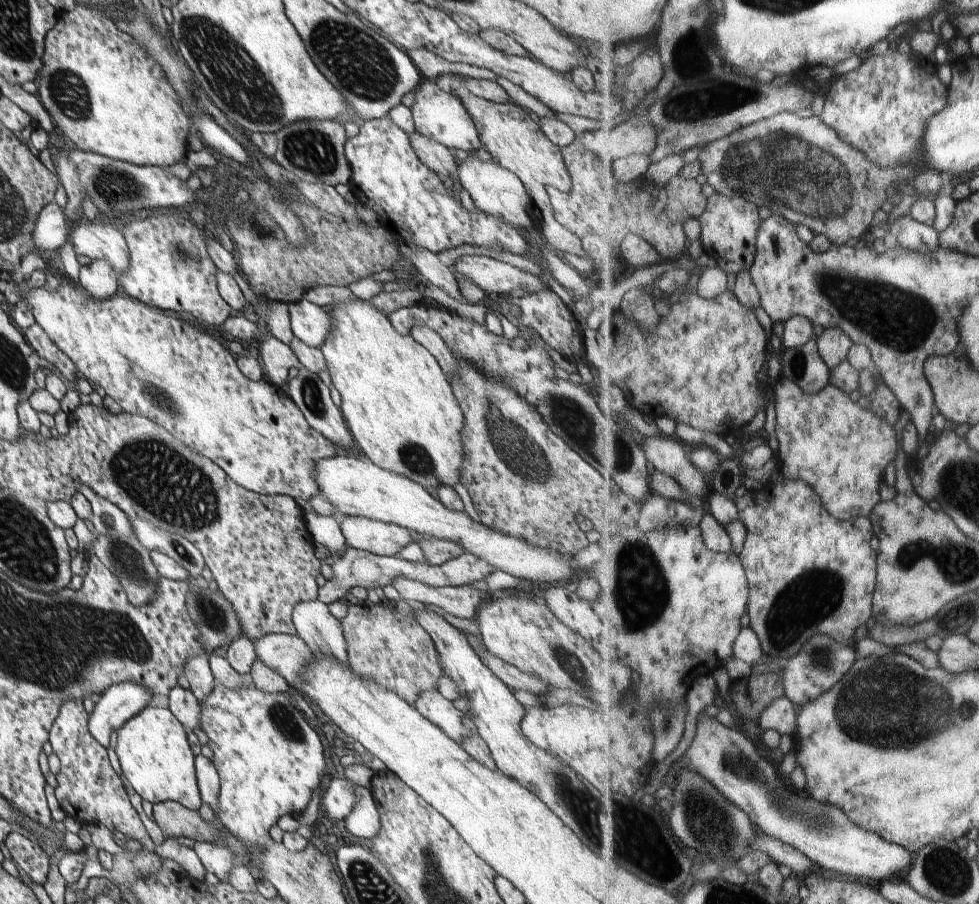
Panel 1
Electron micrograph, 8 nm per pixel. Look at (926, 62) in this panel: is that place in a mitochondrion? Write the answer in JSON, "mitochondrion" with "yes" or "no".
{"mitochondrion":"no"}

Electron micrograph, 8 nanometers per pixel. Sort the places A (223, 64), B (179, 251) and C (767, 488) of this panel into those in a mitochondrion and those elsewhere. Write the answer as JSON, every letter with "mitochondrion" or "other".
{"A":"mitochondrion","B":"mitochondrion","C":"other"}

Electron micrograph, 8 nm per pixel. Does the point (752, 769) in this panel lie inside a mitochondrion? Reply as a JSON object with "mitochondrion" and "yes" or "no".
{"mitochondrion":"yes"}

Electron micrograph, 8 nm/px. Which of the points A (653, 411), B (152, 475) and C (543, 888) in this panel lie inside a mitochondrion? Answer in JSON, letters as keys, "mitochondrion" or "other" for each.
{"A":"other","B":"mitochondrion","C":"other"}

